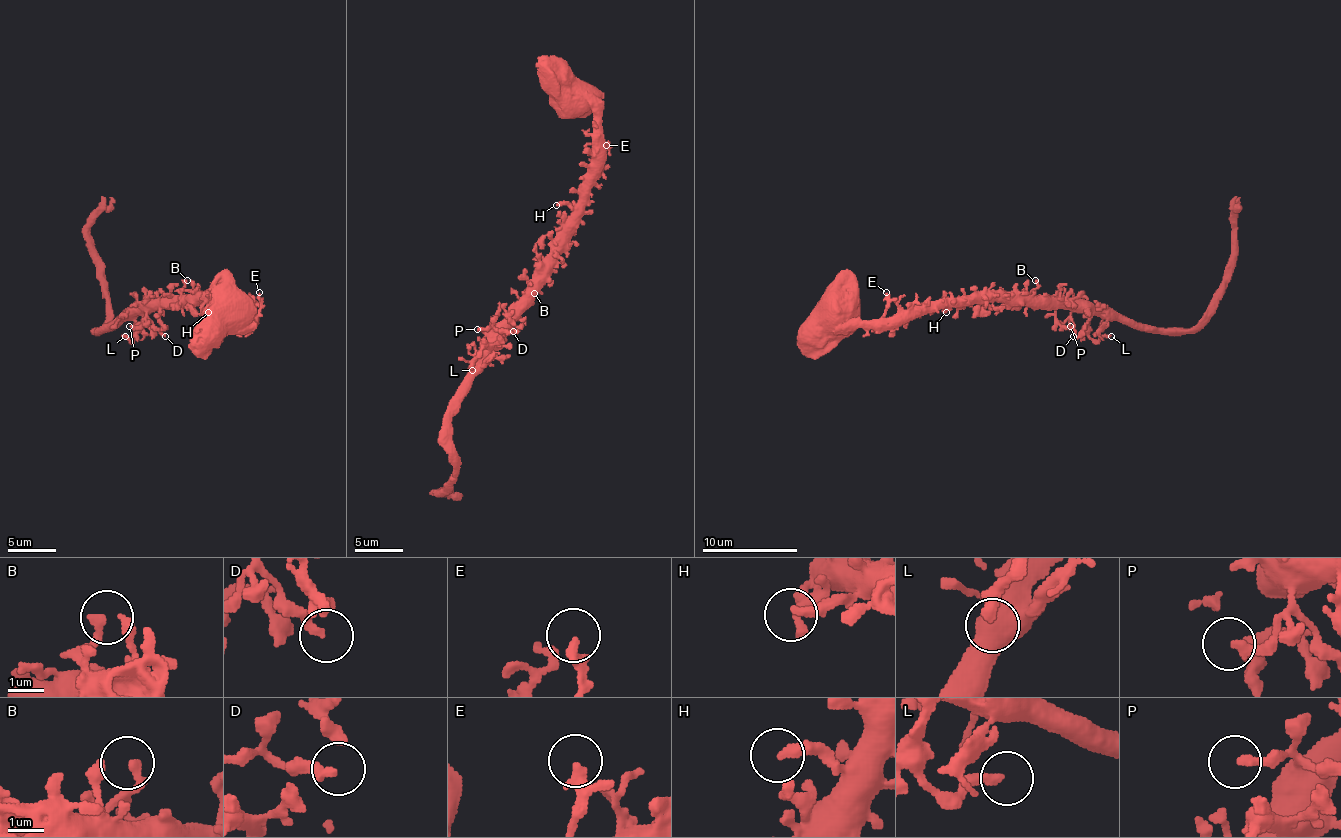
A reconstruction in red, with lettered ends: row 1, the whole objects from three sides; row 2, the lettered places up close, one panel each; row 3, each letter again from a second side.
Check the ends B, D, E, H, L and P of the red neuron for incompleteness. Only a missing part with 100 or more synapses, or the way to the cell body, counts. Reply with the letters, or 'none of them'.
none of them

